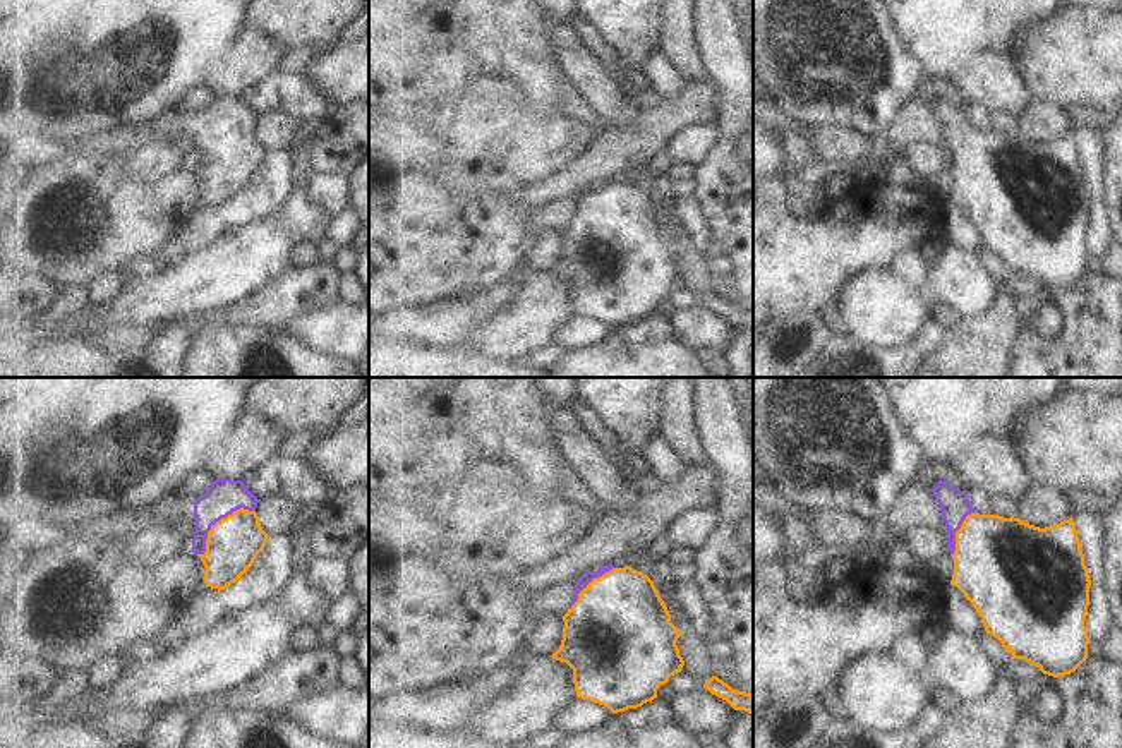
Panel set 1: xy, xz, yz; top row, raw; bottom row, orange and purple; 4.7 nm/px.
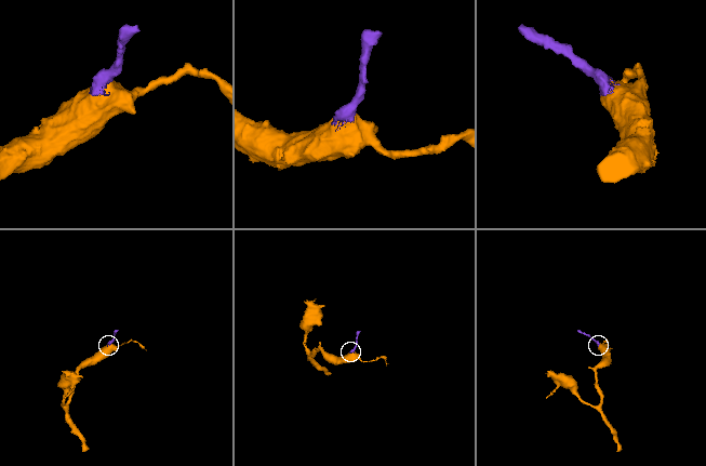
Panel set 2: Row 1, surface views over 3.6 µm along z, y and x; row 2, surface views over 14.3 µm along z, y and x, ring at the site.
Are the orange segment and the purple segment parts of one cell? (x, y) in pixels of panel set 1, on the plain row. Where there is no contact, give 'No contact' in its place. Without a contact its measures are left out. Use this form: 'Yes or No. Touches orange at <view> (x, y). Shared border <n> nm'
Yes. Touches orange at xy (220, 136). Shared border 340 nm.

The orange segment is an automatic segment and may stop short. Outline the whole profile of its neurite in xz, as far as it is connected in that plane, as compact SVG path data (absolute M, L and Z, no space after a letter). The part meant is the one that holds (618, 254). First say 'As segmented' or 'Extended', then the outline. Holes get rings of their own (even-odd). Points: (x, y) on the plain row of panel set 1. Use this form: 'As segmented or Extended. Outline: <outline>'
Extended. Outline: M606 180L597 187L583 189L575 201L575 214L563 232L563 256L559 264L551 271L566 278L573 285L573 299L578 314L607 323L612 329L628 324L638 324L657 314L657 305L671 292L681 288L685 281L679 264L678 244L671 238L671 230L661 214L654 197L631 182L614 184Z

